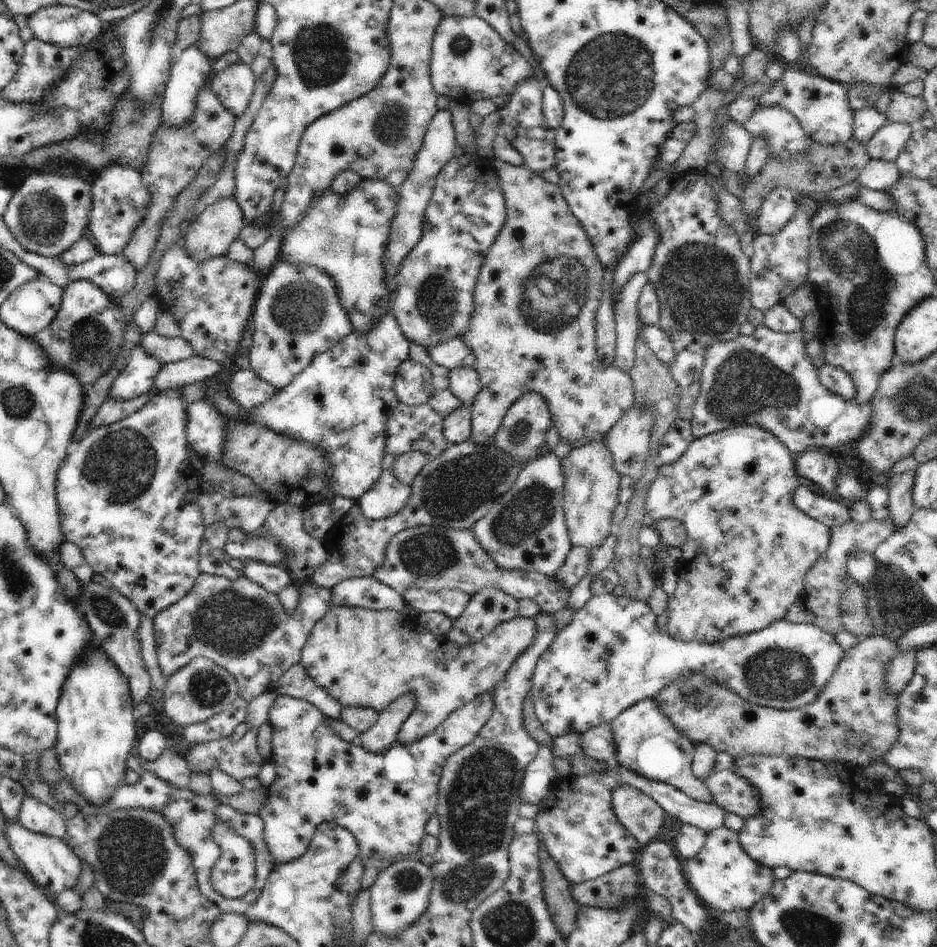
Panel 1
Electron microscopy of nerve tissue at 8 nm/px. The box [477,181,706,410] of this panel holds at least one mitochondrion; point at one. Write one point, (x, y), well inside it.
(560, 288)

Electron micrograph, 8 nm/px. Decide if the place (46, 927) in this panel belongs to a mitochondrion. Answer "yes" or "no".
no

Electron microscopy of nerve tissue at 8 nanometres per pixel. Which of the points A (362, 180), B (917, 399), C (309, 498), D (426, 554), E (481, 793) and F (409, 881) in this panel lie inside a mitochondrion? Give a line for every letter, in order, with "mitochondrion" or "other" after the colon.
A: other
B: mitochondrion
C: other
D: mitochondrion
E: mitochondrion
F: mitochondrion

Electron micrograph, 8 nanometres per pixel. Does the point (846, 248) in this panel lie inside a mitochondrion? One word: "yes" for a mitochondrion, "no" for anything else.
yes

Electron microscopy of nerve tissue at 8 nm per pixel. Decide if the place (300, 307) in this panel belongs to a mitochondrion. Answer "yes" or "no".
yes

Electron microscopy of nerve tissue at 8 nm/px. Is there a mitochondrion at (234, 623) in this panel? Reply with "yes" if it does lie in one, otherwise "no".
yes

